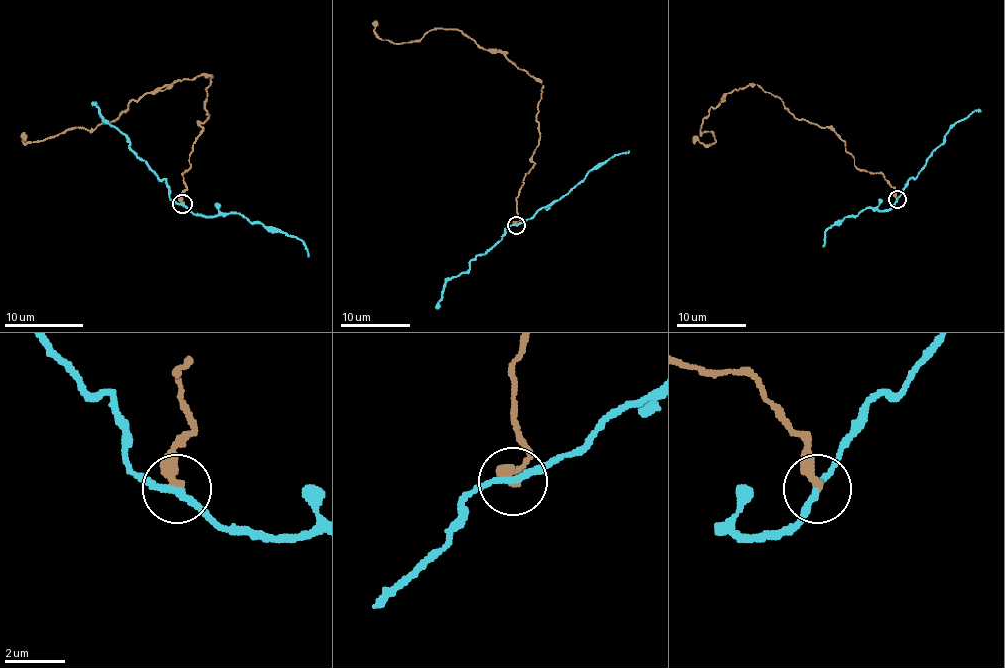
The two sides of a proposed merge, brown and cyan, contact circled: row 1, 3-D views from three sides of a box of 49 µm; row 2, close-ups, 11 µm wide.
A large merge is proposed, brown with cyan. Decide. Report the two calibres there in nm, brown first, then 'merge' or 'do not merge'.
380/200 nm | do not merge

